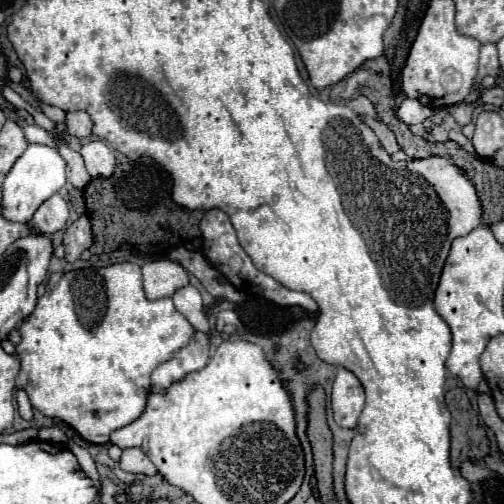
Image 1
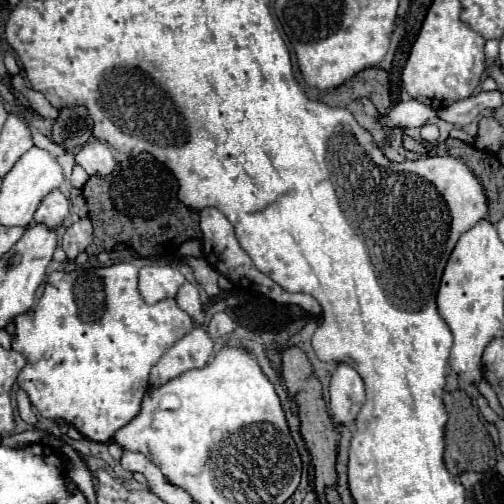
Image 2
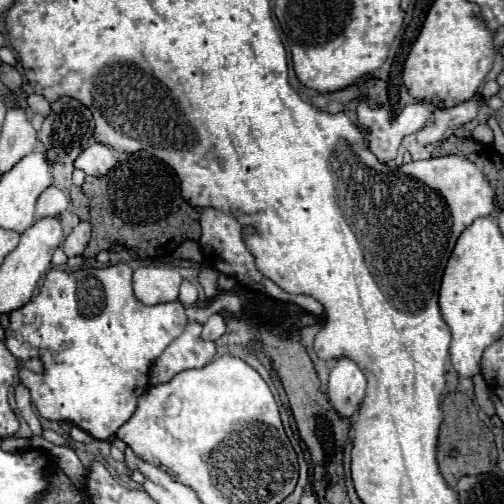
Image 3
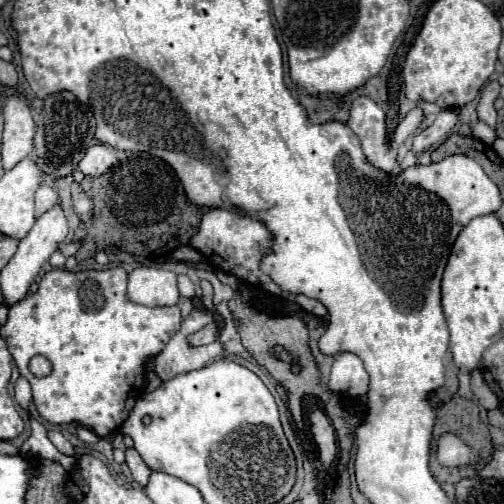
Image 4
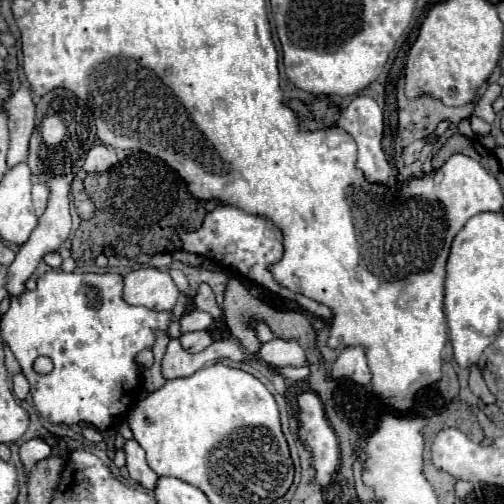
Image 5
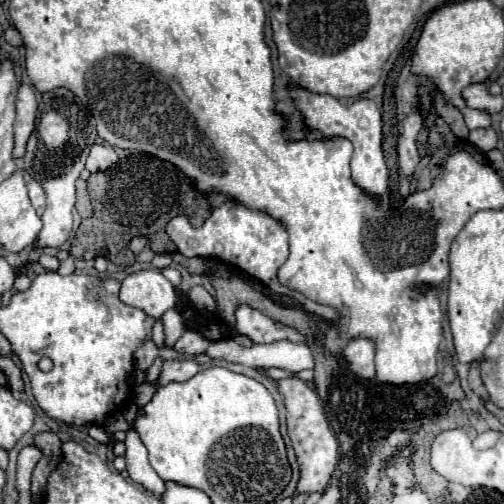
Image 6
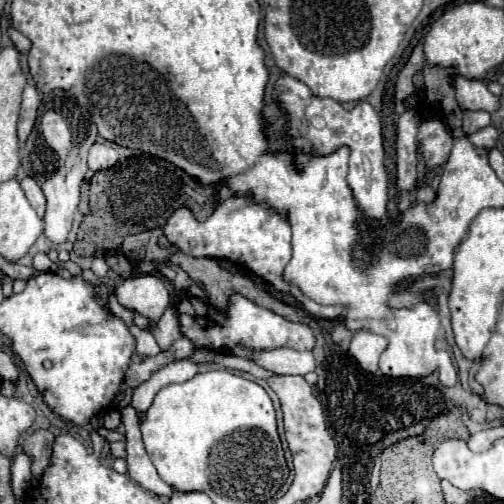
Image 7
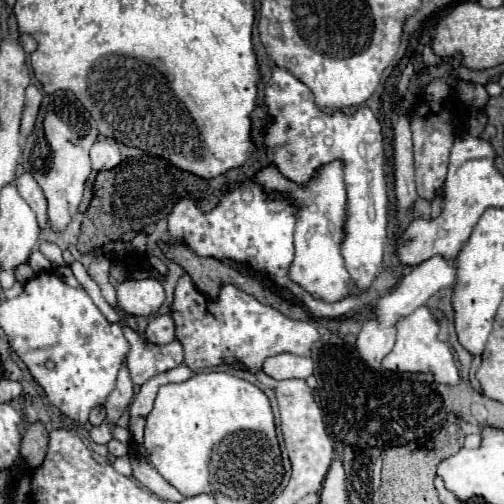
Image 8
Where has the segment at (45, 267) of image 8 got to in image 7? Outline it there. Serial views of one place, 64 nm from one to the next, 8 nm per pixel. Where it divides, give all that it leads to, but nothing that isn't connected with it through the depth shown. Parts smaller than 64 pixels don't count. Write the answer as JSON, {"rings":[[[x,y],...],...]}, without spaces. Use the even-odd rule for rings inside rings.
{"rings":[[[36,254],[36,256],[34,256],[34,268],[40,270],[40,272],[56,272],[58,264],[52,262],[46,254]]]}

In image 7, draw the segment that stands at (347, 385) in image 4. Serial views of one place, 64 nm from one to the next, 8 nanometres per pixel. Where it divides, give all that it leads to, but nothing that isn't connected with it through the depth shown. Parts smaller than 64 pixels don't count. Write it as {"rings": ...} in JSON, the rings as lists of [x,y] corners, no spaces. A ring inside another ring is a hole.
{"rings":[[[362,330],[362,332],[354,334],[348,352],[356,358],[356,362],[362,370],[366,370],[370,374],[376,374],[378,372],[378,358],[384,352],[386,344],[388,342],[386,342],[384,336]]]}

